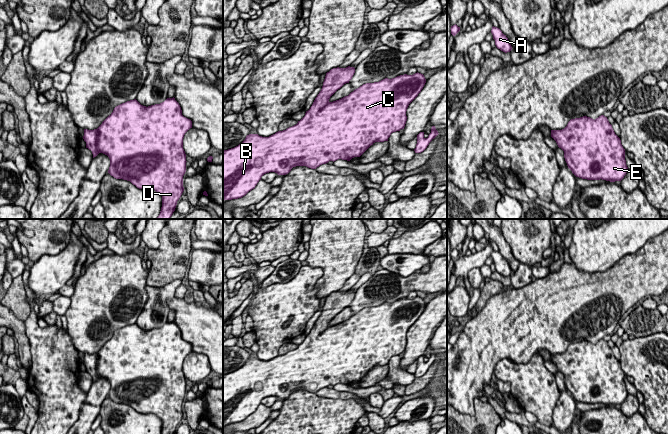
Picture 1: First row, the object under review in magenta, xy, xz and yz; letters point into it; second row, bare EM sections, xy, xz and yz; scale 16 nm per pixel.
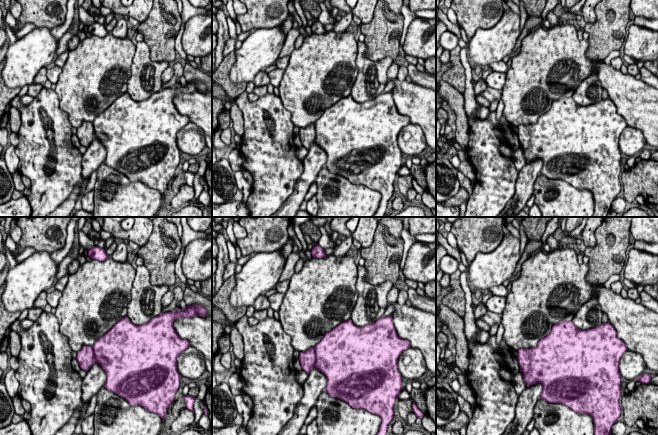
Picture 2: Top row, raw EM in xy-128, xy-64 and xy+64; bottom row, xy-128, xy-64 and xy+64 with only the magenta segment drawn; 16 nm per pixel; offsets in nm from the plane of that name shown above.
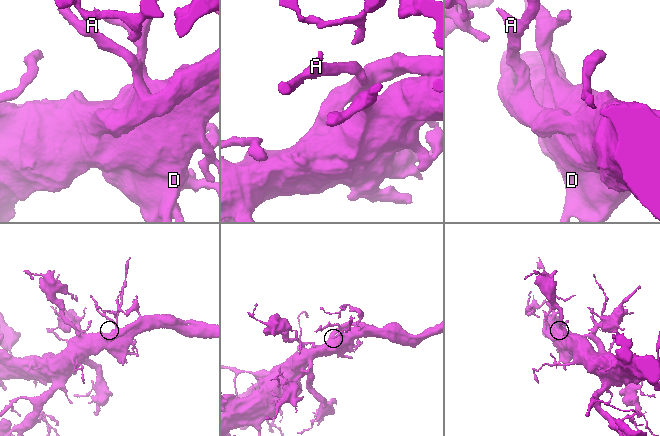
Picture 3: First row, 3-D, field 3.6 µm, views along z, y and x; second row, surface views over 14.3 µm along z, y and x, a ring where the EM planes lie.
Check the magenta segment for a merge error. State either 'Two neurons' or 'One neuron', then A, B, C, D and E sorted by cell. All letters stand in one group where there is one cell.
One neuron. Groups: A B C D E

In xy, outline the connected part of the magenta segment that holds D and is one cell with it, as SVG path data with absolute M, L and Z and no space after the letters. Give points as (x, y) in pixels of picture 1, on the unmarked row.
M174 321L148 331L134 323L116 330L97 353L84 353L83 363L93 382L99 377L109 381L111 400L130 405L142 414L155 414L162 420L161 434L175 434L184 415L187 385L183 362L190 352L192 345L182 339Z

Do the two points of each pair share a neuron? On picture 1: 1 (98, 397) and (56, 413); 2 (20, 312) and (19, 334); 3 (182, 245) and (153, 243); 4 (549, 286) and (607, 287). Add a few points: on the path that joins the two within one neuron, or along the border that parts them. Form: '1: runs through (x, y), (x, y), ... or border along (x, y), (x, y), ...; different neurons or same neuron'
1: border along (87, 393), (79, 417), (73, 423); different neurons
2: border along (10, 309), (23, 321); different neurons
3: border along (162, 229), (158, 235), (159, 245), (149, 249); different neurons
4: runs through (563, 287), (593, 287); same neuron

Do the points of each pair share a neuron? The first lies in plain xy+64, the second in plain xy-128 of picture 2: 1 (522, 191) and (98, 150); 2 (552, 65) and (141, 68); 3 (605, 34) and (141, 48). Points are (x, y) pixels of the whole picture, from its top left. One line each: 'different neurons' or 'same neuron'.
1: same neuron
2: different neurons
3: different neurons

